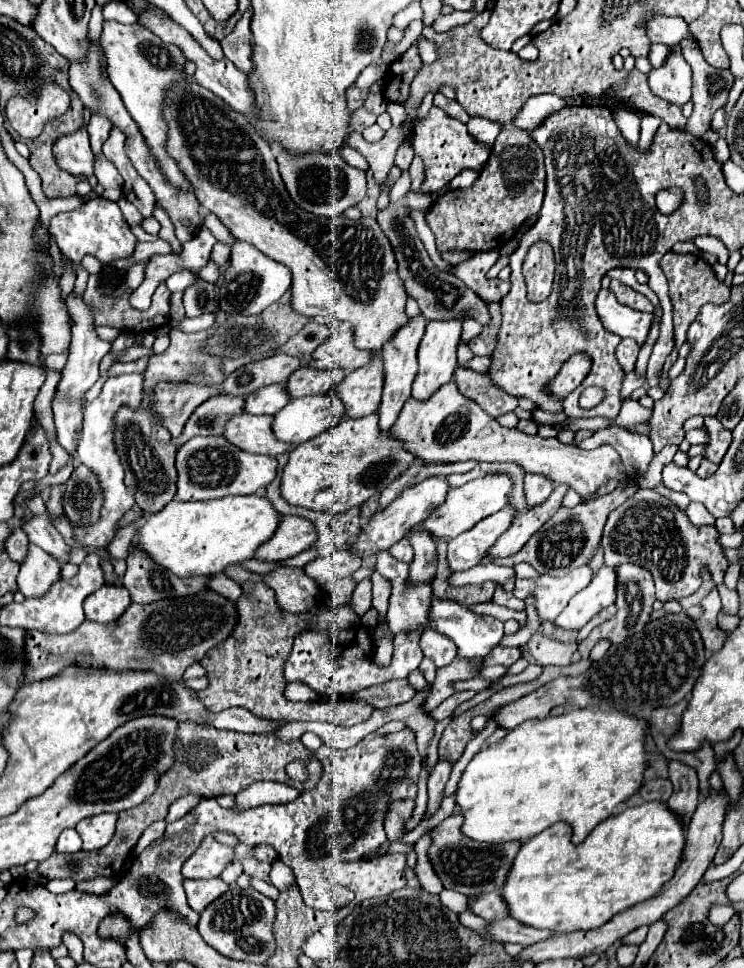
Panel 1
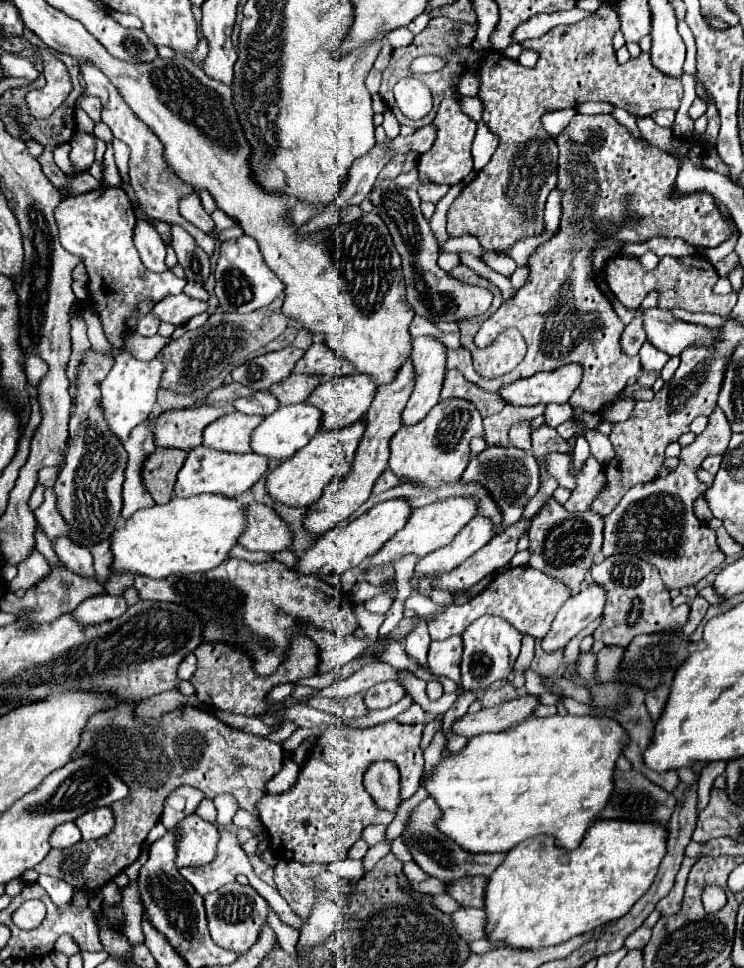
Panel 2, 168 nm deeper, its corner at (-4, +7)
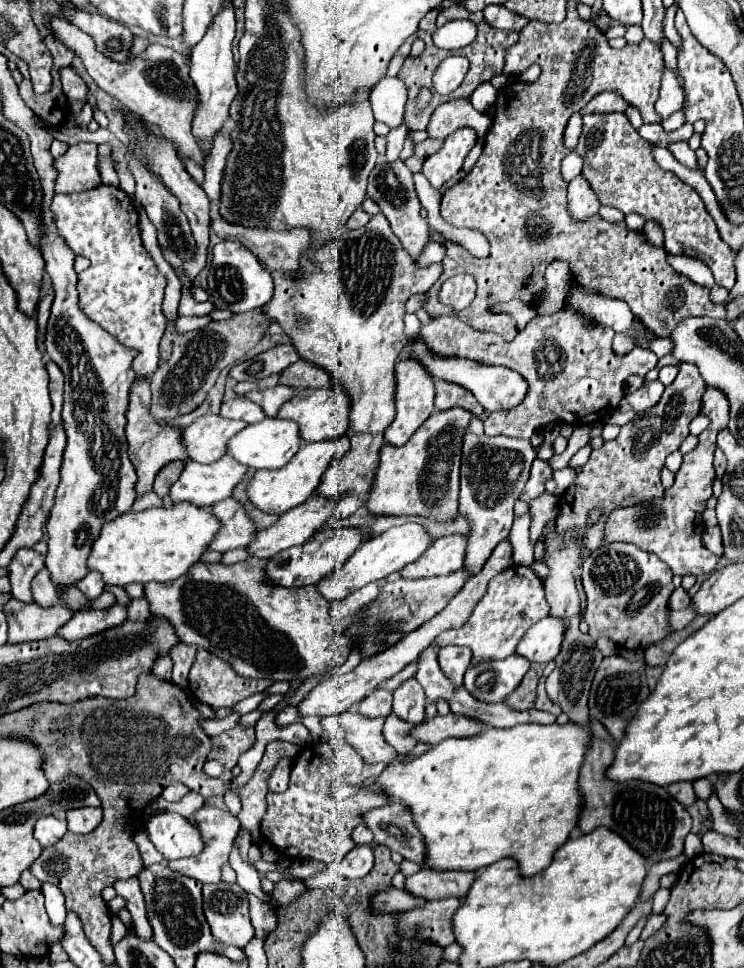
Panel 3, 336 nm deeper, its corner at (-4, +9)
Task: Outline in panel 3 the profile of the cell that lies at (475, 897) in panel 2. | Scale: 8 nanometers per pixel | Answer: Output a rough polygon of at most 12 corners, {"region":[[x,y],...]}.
{"region":[[427,871],[405,877],[421,899],[463,899],[475,873]]}

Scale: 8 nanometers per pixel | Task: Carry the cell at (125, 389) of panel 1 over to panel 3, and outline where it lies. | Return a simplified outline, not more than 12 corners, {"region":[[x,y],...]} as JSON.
{"region":[[119,187],[57,193],[81,311],[151,377],[167,279]]}

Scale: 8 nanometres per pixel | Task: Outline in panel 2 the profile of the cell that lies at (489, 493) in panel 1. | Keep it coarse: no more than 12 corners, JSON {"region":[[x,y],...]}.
{"region":[[449,497],[413,511],[407,525],[365,561],[425,557],[479,513],[475,497]]}

